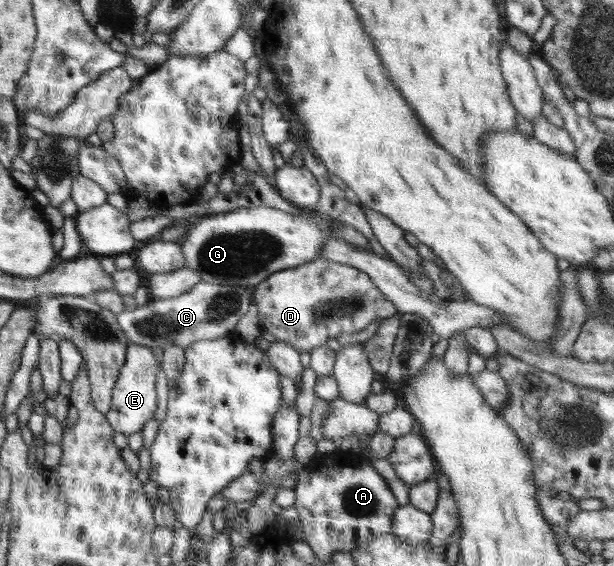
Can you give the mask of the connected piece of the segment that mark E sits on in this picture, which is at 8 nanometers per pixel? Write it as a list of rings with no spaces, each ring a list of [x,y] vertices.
[[[129,341],[126,348],[126,359],[124,366],[120,369],[112,396],[111,407],[105,413],[106,420],[116,433],[134,434],[142,430],[142,427],[150,418],[153,418],[157,409],[156,379],[159,371],[156,356],[146,346],[139,346]]]

